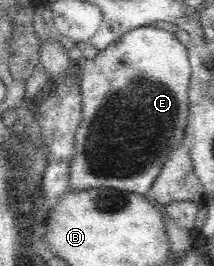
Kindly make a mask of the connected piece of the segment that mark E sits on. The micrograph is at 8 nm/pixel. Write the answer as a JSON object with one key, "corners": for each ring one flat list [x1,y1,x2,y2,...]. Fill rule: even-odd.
{"corners":[[156,26,137,27,132,31,123,33,117,40,114,40,106,49,99,51,93,59,87,59,77,67,80,75,82,113,79,127,75,134,74,153,69,159,71,166,70,188,86,189,91,187,115,188,120,191,146,196,158,174,164,168,170,155,183,143,185,130,190,121,190,111,188,102,189,86,191,82,191,65,187,47,184,46,176,36,170,31]]}

